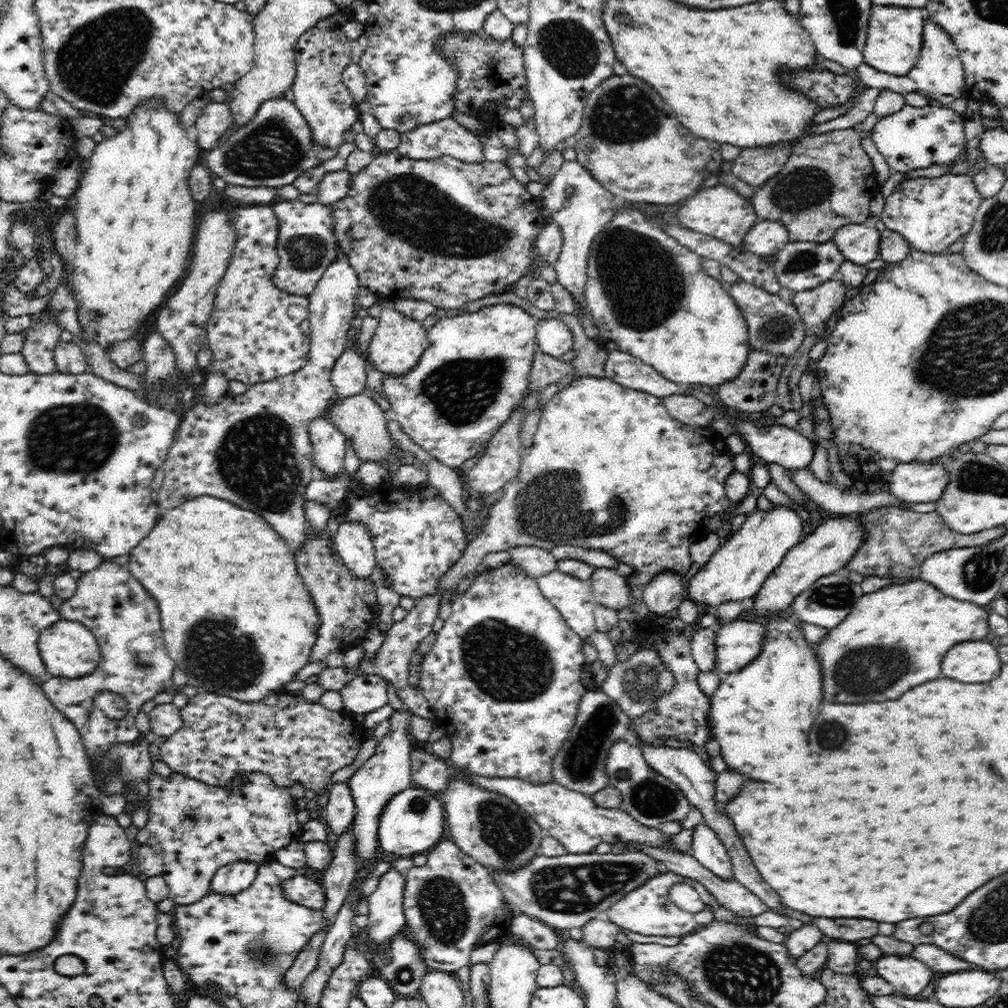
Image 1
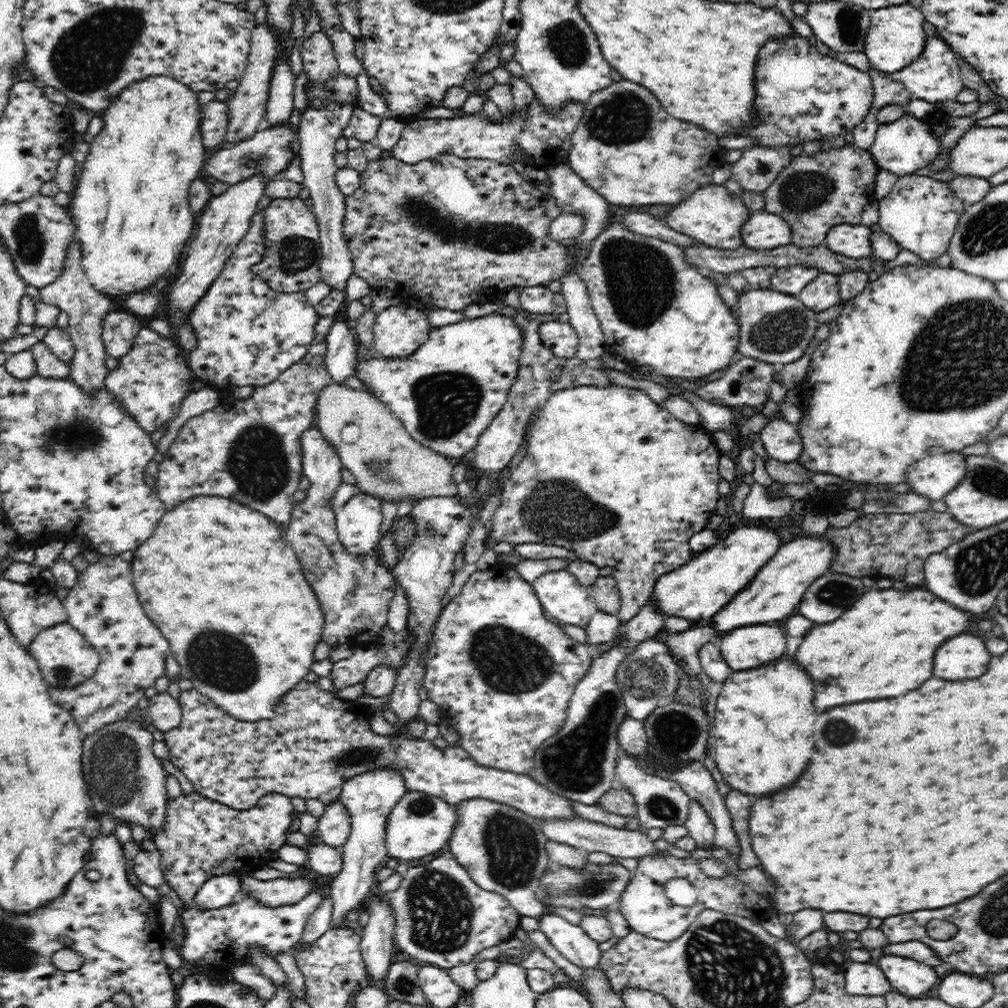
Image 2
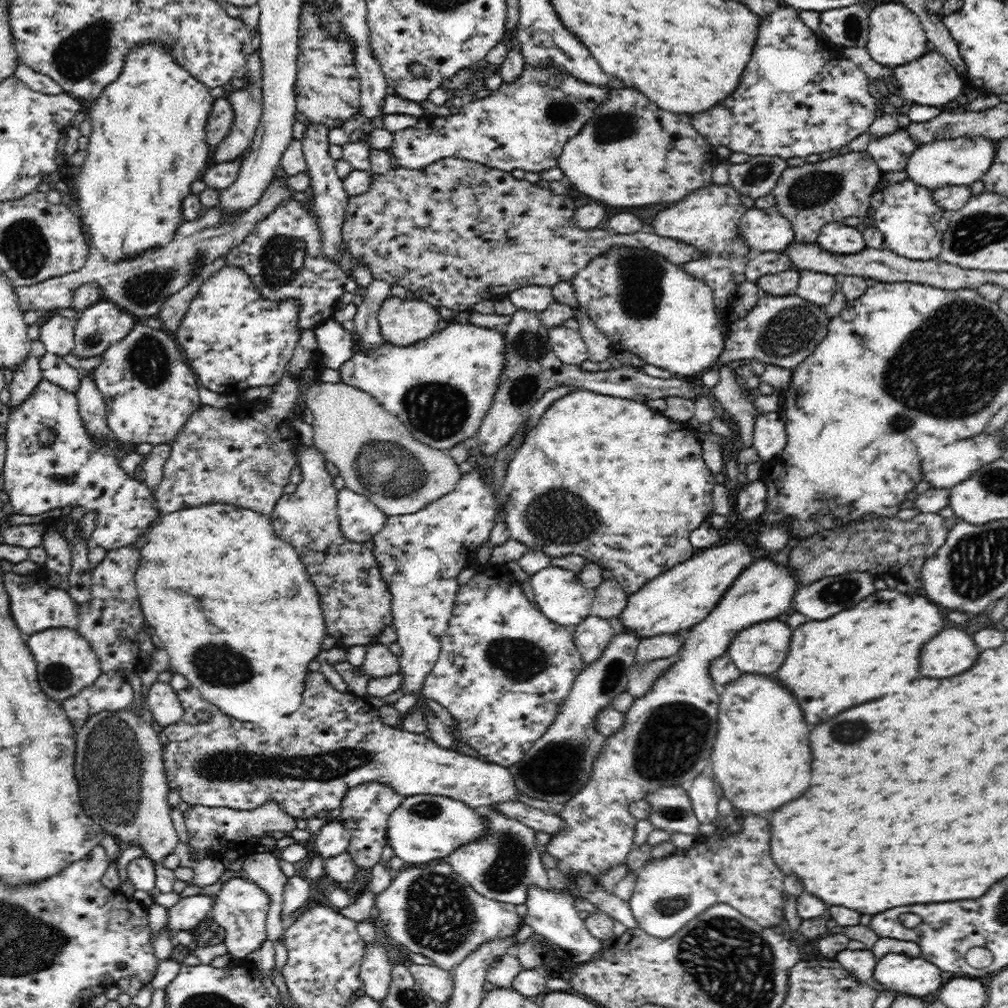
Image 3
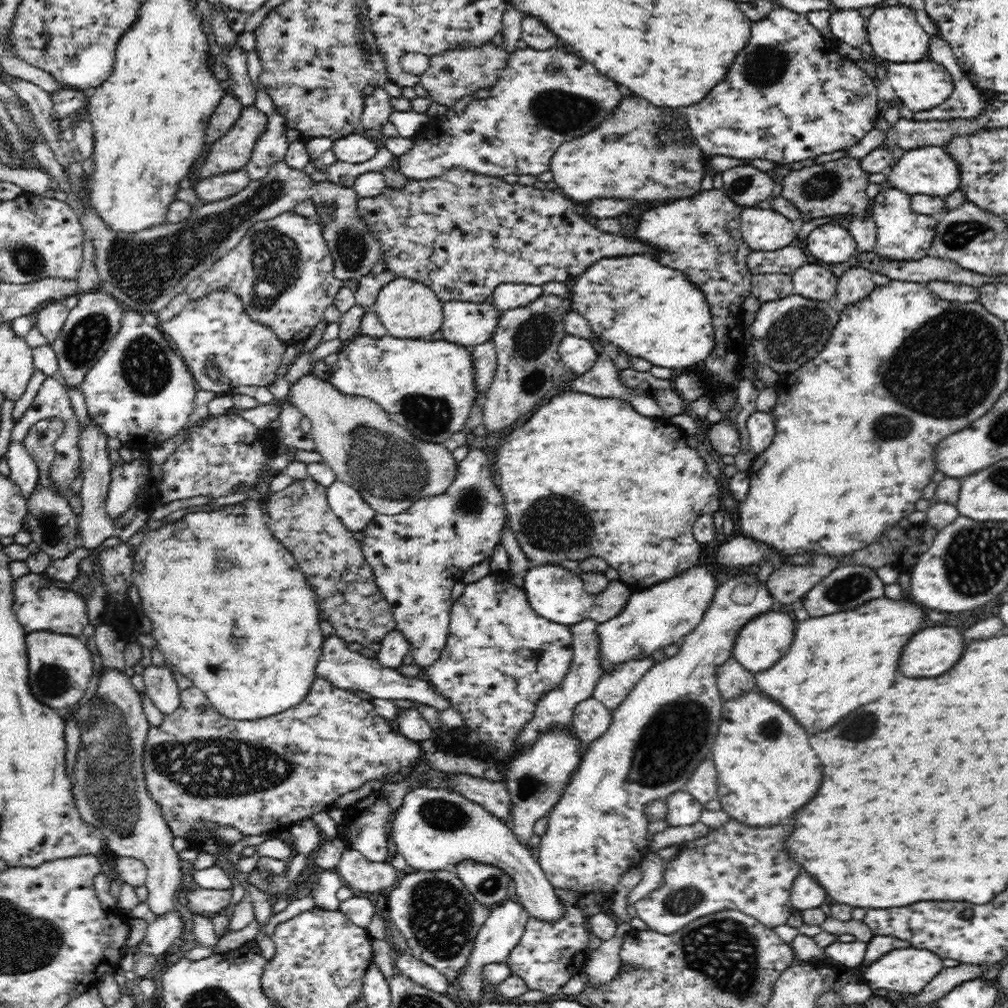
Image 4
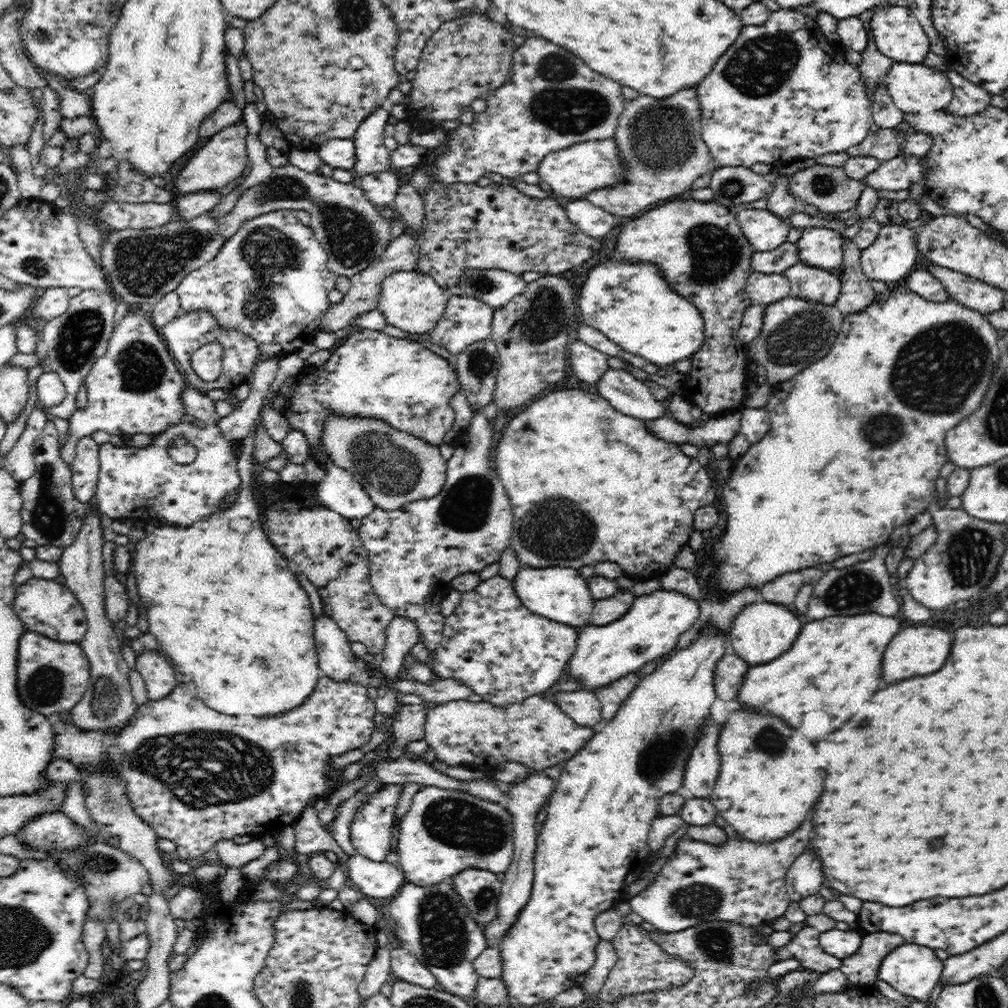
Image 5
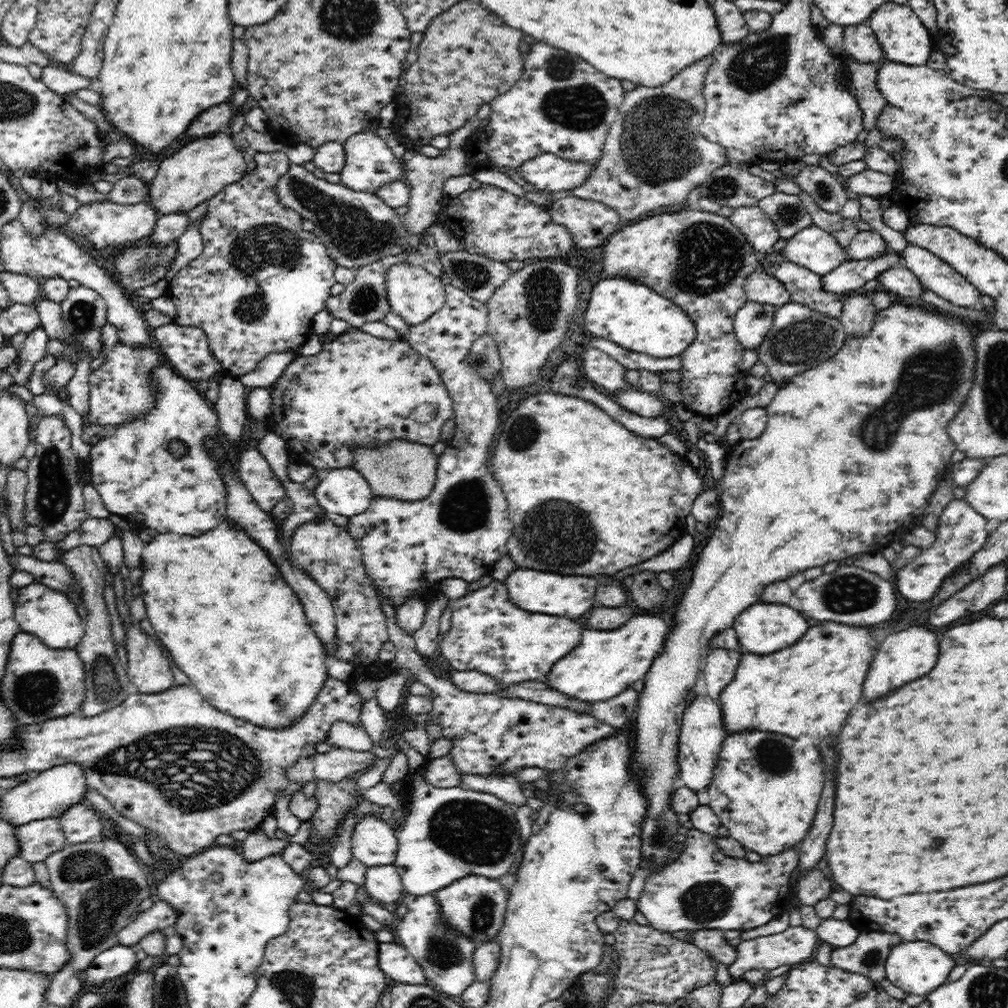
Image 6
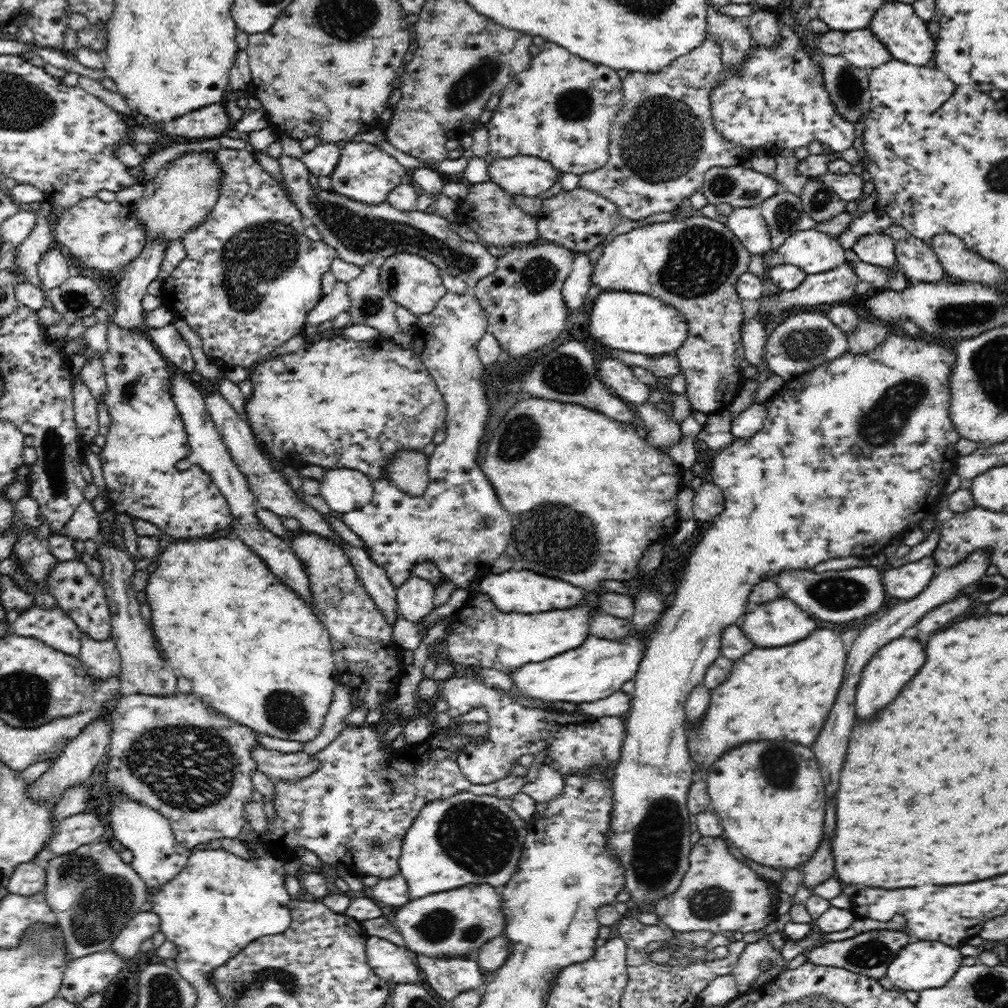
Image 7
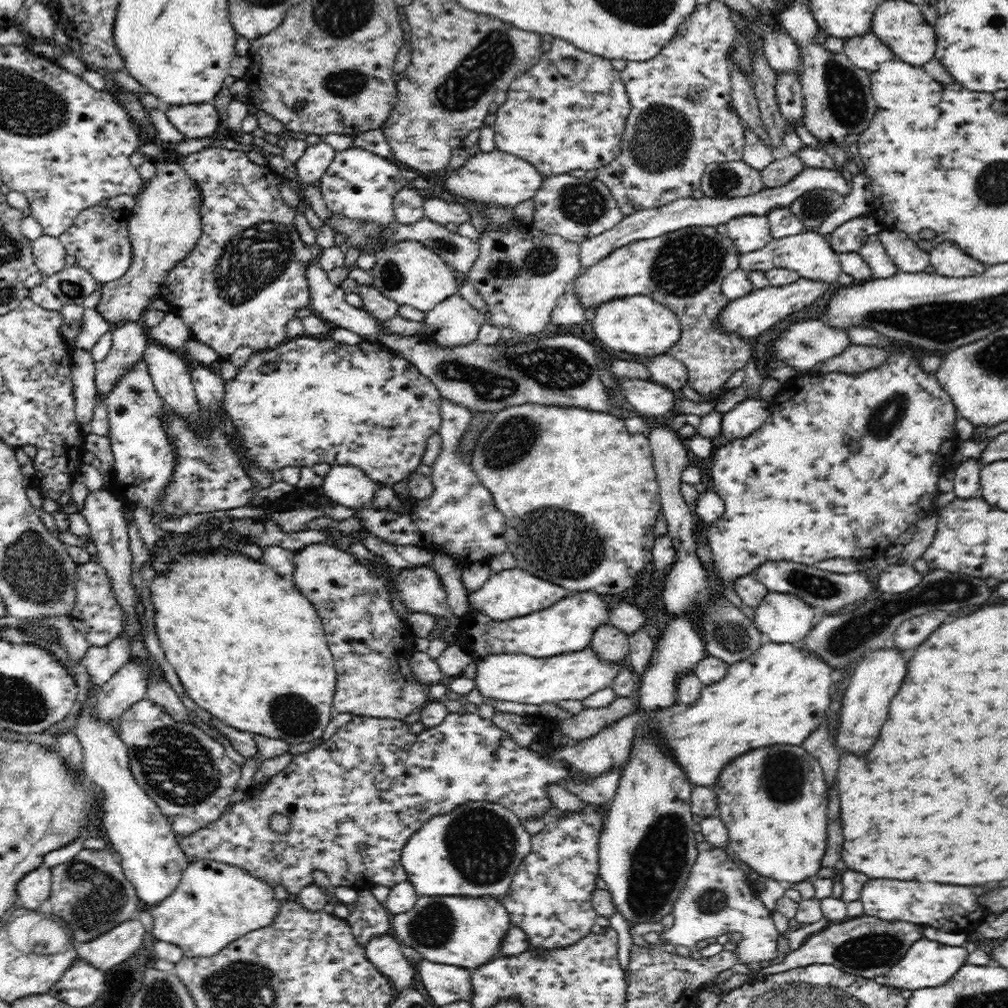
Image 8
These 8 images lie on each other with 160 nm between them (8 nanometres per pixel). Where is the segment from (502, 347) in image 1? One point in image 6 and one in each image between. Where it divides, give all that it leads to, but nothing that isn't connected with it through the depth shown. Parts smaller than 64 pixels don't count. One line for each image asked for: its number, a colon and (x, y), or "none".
2: (446, 393)
3: (441, 388)
4: (428, 386)
5: (403, 383)
6: (359, 389)

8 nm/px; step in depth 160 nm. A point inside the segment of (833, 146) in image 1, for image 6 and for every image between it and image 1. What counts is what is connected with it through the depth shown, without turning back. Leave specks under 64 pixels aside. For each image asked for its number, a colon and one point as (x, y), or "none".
2: (812, 194)
3: (809, 196)
4: (836, 187)
5: (829, 189)
6: (829, 194)

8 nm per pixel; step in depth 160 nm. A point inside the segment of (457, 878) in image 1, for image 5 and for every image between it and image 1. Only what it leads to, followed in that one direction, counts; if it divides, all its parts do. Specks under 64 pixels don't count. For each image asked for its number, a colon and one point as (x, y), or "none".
2: (443, 918)
3: (431, 910)
4: (434, 911)
5: (432, 922)

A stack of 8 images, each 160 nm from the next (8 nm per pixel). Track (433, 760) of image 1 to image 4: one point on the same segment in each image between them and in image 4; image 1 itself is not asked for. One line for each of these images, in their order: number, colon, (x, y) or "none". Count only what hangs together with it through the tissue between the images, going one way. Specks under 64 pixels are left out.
2: (319, 742)
3: (334, 740)
4: (259, 775)

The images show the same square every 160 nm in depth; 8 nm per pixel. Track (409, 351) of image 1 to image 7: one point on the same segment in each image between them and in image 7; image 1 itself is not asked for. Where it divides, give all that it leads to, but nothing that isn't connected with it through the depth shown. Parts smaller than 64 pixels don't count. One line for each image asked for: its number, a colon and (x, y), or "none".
2: (398, 331)
3: (403, 322)
4: (408, 309)
5: (409, 300)
6: (414, 294)
7: (413, 282)

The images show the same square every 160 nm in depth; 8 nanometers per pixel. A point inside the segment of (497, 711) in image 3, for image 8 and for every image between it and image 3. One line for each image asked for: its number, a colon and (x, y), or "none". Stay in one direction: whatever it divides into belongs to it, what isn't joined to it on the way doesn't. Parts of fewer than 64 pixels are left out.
4: (501, 657)
5: (502, 651)
6: (490, 634)
7: (479, 635)
8: (568, 626)

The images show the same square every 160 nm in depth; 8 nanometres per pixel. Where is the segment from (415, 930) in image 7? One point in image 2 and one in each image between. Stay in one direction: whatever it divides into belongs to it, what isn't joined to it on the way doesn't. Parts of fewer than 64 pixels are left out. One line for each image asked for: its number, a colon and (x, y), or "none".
2: (503, 848)
3: (504, 864)
4: (488, 883)
5: (479, 889)
6: (475, 906)

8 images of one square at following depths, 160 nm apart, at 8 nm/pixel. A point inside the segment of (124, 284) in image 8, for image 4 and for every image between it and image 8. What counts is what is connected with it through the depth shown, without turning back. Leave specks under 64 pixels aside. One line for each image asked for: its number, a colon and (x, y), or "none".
4: (231, 152)
5: (224, 158)
6: (197, 172)
7: (186, 188)

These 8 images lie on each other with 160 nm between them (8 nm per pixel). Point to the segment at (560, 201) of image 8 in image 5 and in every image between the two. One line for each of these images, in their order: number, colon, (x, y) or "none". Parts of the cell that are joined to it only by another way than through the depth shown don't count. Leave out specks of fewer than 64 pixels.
5: (595, 221)
6: (591, 223)
7: (579, 219)

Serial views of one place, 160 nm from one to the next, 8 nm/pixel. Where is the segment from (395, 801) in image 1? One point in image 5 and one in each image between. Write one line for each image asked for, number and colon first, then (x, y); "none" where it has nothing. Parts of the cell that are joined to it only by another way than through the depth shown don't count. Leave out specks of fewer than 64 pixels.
2: (420, 824)
3: (426, 827)
4: (434, 829)
5: (445, 831)

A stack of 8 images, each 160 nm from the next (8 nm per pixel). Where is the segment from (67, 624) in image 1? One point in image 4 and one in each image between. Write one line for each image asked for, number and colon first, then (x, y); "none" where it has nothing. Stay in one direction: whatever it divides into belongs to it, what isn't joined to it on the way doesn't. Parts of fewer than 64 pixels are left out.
2: (65, 658)
3: (66, 663)
4: (60, 666)

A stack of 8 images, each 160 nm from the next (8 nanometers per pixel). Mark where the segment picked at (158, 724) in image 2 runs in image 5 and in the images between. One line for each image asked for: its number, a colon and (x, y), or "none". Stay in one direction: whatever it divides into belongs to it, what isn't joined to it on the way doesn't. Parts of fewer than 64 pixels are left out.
3: (161, 700)
4: (161, 688)
5: (156, 672)

